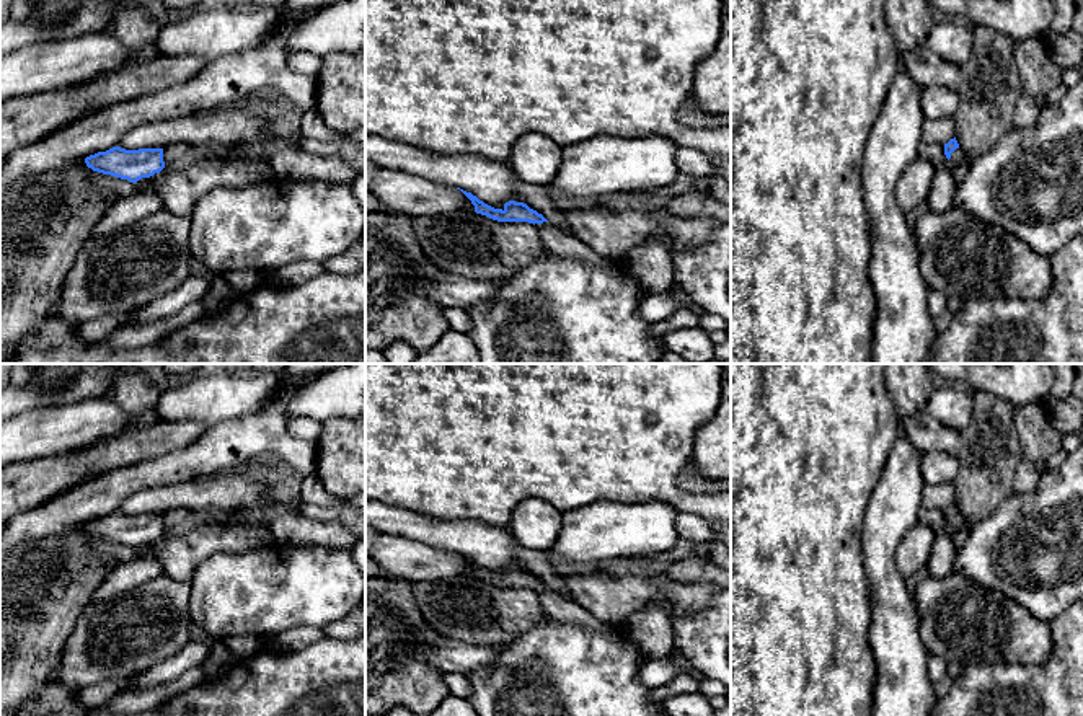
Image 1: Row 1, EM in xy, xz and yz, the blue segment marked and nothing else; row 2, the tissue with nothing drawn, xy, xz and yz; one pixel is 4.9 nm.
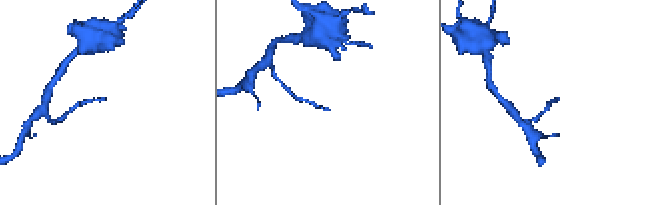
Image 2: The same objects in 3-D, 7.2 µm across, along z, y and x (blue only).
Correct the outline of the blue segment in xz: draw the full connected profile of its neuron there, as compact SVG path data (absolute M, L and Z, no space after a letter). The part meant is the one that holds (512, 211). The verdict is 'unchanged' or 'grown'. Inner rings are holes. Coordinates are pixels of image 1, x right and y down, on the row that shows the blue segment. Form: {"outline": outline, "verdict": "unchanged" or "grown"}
{"outline": "M463 189L460 191L471 201L476 214L486 215L497 222L533 223L540 232L540 236L546 251L558 256L579 259L579 261L603 267L607 271L617 271L617 261L602 258L589 245L586 245L584 241L581 241L571 233L564 233L563 230L550 223L542 214L530 209L527 204L509 201L504 204L502 209L494 209L484 204L483 201L480 201L471 192L466 192Z", "verdict": "grown"}

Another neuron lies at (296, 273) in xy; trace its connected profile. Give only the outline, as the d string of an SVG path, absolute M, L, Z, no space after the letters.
M302 259L290 264L284 264L282 267L272 269L267 274L263 274L261 284L267 285L298 285L313 277L323 274L325 269L320 263Z

